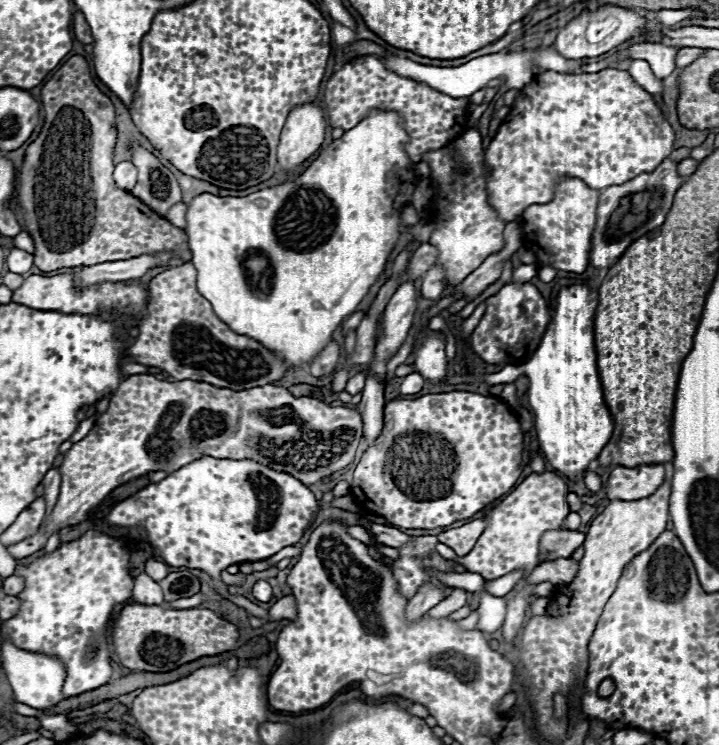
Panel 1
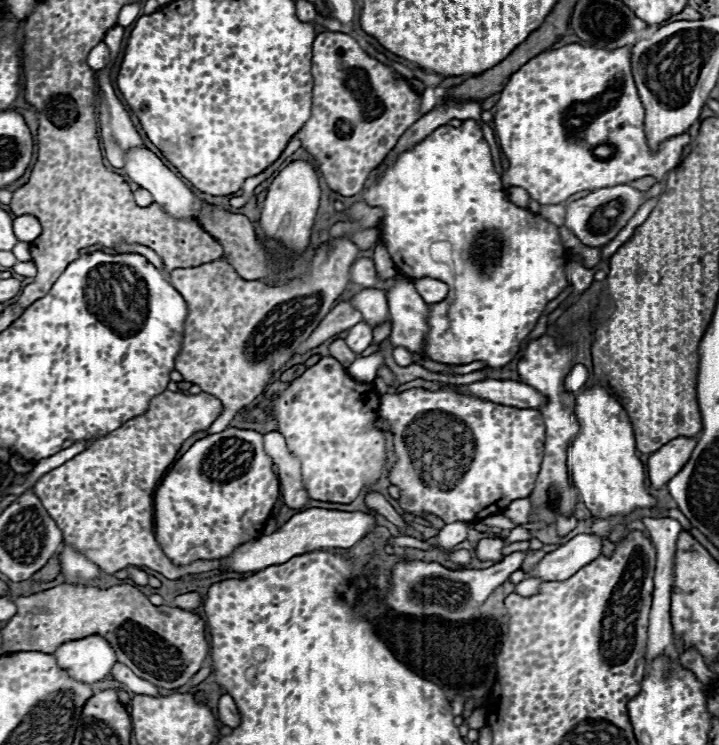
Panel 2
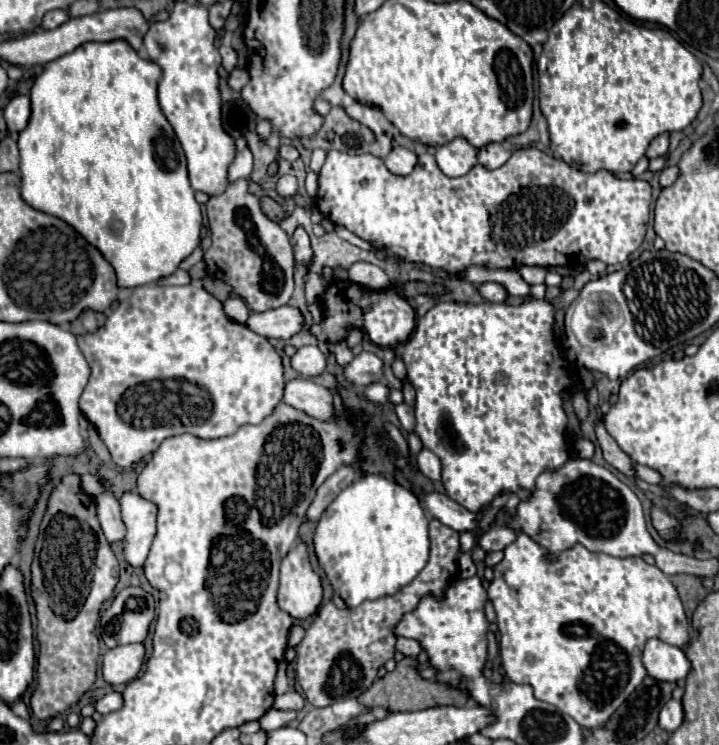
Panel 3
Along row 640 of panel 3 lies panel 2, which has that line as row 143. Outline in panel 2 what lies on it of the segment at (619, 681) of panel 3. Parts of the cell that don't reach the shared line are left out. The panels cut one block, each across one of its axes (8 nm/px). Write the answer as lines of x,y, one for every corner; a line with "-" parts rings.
568,44
556,50
546,50
514,72
500,92
494,114
494,132
510,166
504,170
504,182
526,188
540,204
562,204
568,196
580,190
606,188
626,184
644,176
654,176
658,182
678,166
682,148
690,144
690,136
678,136
678,150
650,152
644,136
644,106
632,80
632,46
628,48
592,48

